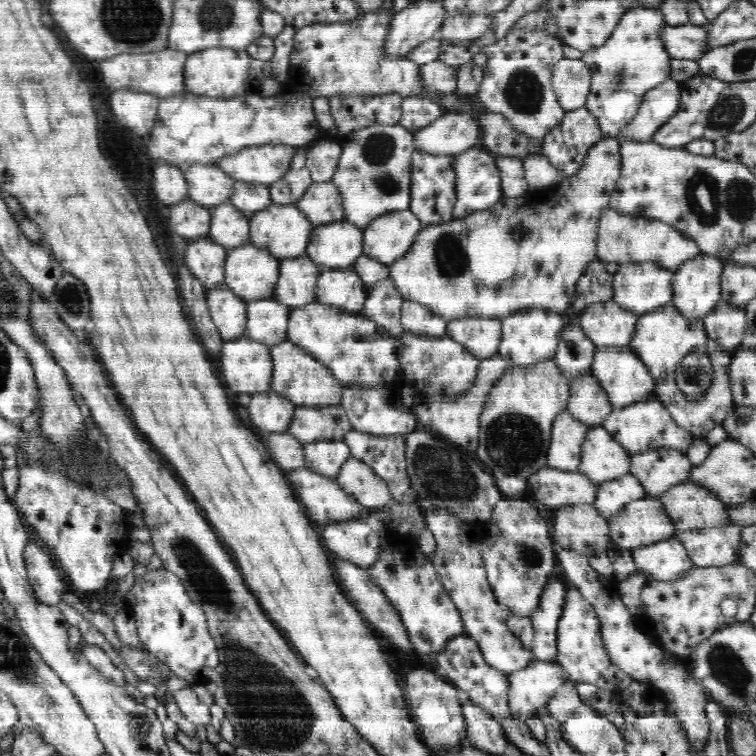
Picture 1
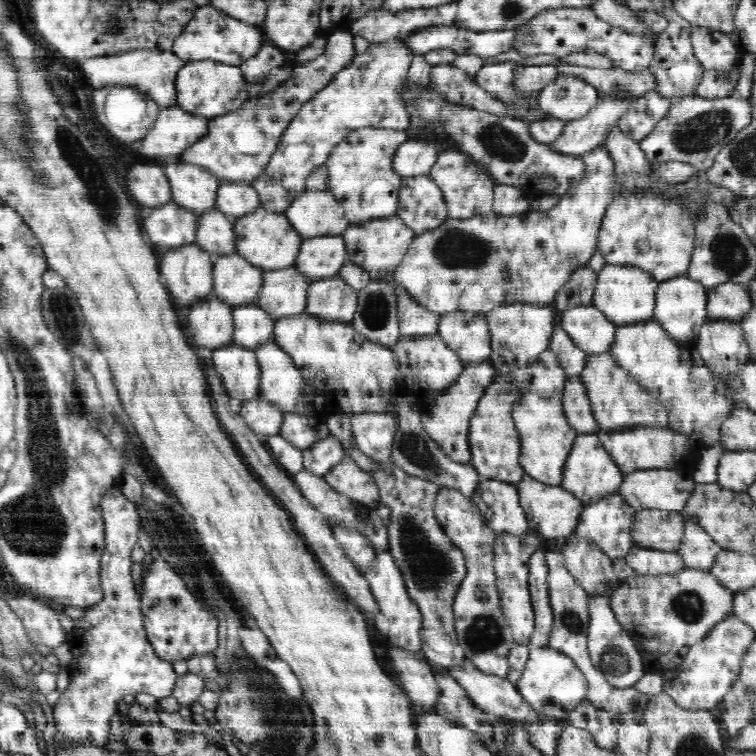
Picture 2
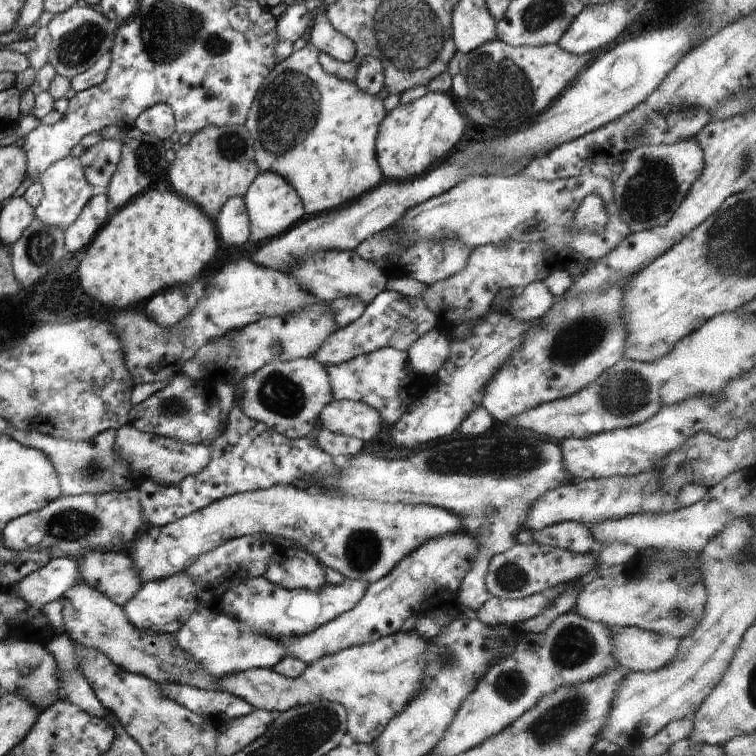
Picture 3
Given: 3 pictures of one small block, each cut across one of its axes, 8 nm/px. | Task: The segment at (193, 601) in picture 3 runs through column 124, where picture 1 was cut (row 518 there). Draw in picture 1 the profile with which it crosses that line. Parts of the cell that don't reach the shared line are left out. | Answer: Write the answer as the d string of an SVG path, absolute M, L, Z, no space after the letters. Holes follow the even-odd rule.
M628 473L621 478L599 484L593 505L601 513L602 518L608 521L614 518L626 504L645 496L646 492L640 481Z

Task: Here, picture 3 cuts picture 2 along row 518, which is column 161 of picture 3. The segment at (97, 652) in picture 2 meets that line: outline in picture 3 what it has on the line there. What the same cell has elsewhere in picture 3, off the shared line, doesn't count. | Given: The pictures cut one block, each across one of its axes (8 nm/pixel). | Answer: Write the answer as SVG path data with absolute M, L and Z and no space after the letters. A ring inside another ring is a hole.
M158 103L141 112L134 121L134 126L143 133L164 140L170 138L175 131L175 116L170 106Z

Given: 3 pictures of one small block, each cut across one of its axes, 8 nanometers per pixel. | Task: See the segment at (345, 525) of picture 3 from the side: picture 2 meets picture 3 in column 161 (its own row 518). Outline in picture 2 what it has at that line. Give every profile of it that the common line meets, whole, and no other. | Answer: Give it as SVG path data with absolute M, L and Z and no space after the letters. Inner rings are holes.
M526 474L522 481L516 484L516 488L518 489L520 506L526 512L530 532L540 536L542 541L550 538L566 538L574 532L585 507L578 497L566 491L562 485L546 485L538 480L533 480Z

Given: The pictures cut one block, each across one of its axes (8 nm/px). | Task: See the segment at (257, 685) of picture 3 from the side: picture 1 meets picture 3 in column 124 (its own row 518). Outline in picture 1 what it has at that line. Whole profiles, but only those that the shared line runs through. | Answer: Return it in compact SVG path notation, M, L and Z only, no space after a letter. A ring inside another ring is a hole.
M656 497L629 502L608 520L610 540L620 549L632 550L675 536L674 523Z

